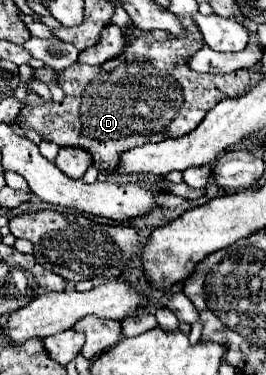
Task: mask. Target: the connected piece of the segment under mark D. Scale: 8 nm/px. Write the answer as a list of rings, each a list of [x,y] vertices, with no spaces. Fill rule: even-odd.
[[[182,16],[180,22],[186,26],[186,30],[190,30],[190,34],[182,38],[166,34],[166,30],[144,32],[130,22],[132,30],[124,28],[130,50],[100,66],[74,62],[62,72],[56,72],[50,66],[34,70],[34,80],[40,80],[48,86],[58,84],[66,98],[62,102],[50,100],[38,106],[22,106],[16,124],[36,130],[44,140],[50,140],[58,146],[80,146],[88,150],[94,156],[94,166],[100,172],[114,170],[114,166],[118,166],[118,154],[134,146],[188,134],[194,130],[194,126],[198,126],[198,122],[202,122],[206,110],[214,108],[222,98],[236,98],[244,94],[250,86],[250,72],[236,70],[232,74],[214,76],[190,70],[186,66],[186,58],[190,58],[194,50],[200,50],[204,40],[192,18]],[[158,90],[166,90],[166,98],[158,96]]]

